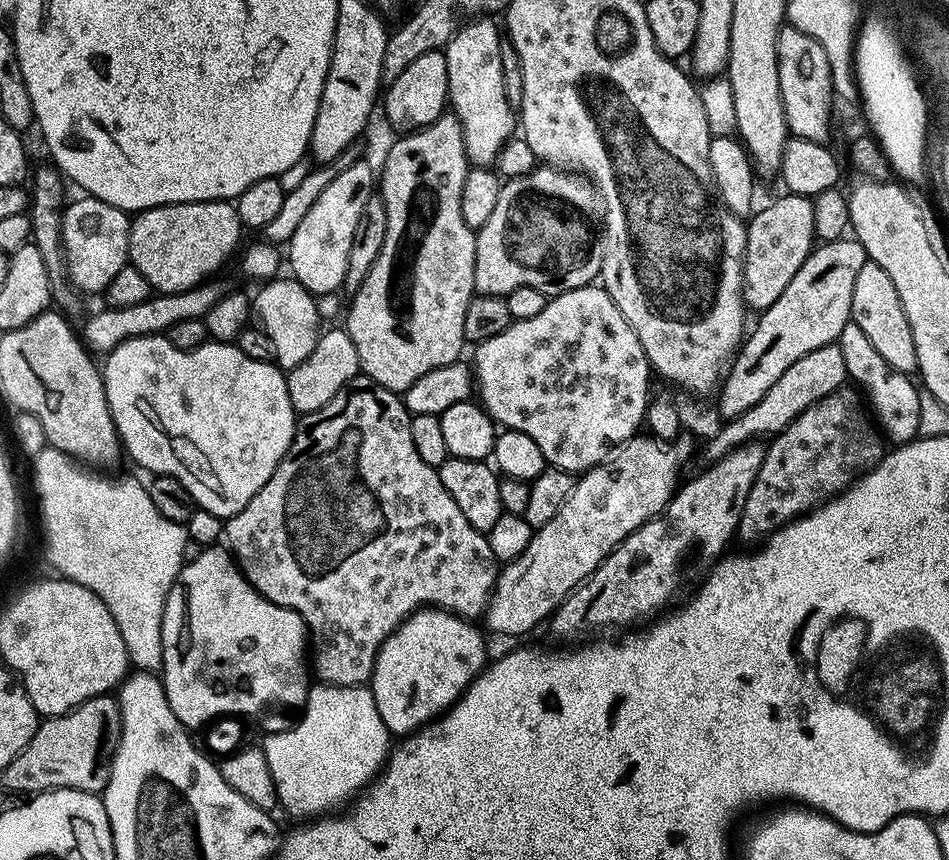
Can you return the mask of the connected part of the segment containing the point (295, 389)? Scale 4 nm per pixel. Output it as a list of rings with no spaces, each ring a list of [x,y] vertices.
[[[343,327],[332,328],[329,332],[321,331],[314,350],[298,366],[287,369],[286,375],[292,409],[298,414],[313,412],[326,406],[326,402],[330,402],[330,398],[334,398],[338,390],[349,387],[361,375],[358,350],[354,350],[354,342]]]

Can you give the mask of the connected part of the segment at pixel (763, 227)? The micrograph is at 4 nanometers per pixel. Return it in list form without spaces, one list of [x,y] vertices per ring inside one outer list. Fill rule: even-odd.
[[[783,195],[770,201],[764,209],[757,209],[746,226],[744,301],[754,312],[765,311],[779,298],[817,243],[811,199],[807,196]]]

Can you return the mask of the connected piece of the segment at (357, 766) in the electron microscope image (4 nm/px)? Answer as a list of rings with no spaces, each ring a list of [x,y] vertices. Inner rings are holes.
[[[323,682],[317,683],[309,687],[308,702],[296,723],[284,732],[274,732],[263,738],[266,766],[270,766],[270,778],[274,780],[279,807],[284,807],[292,816],[304,816],[300,818],[316,818],[347,805],[379,776],[390,751],[388,727],[378,714],[374,694],[368,686],[343,688]]]

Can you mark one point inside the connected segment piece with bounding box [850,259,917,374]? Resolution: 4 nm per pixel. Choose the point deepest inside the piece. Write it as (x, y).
(876, 308)

